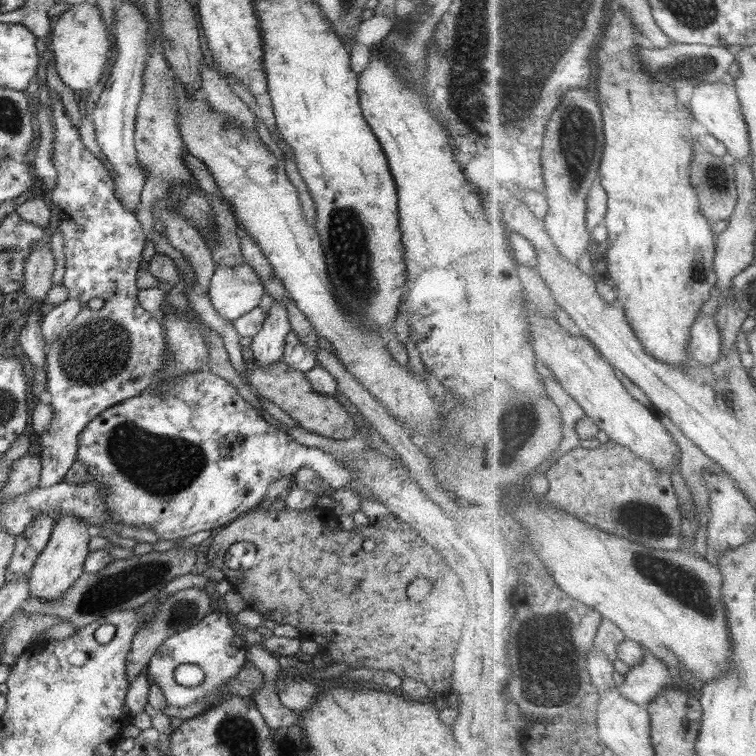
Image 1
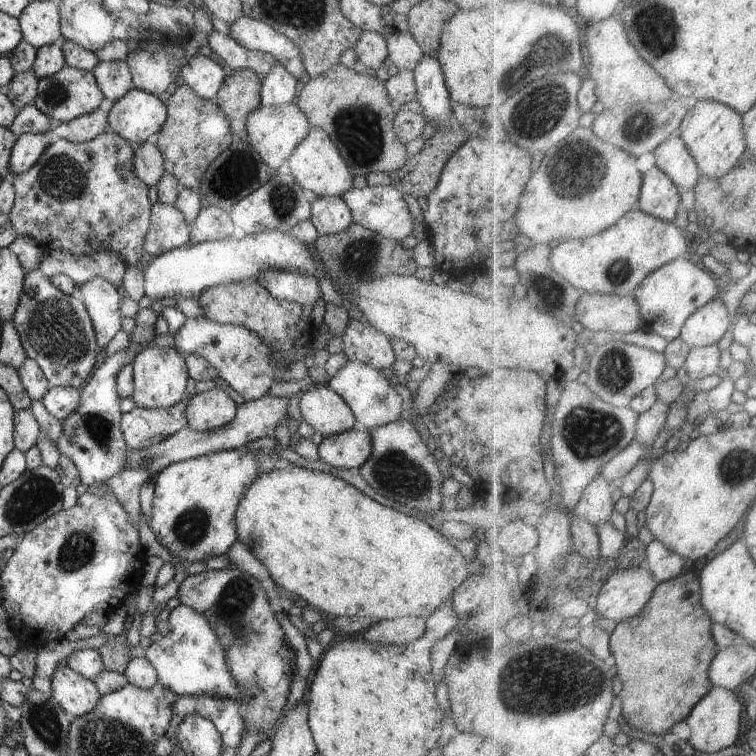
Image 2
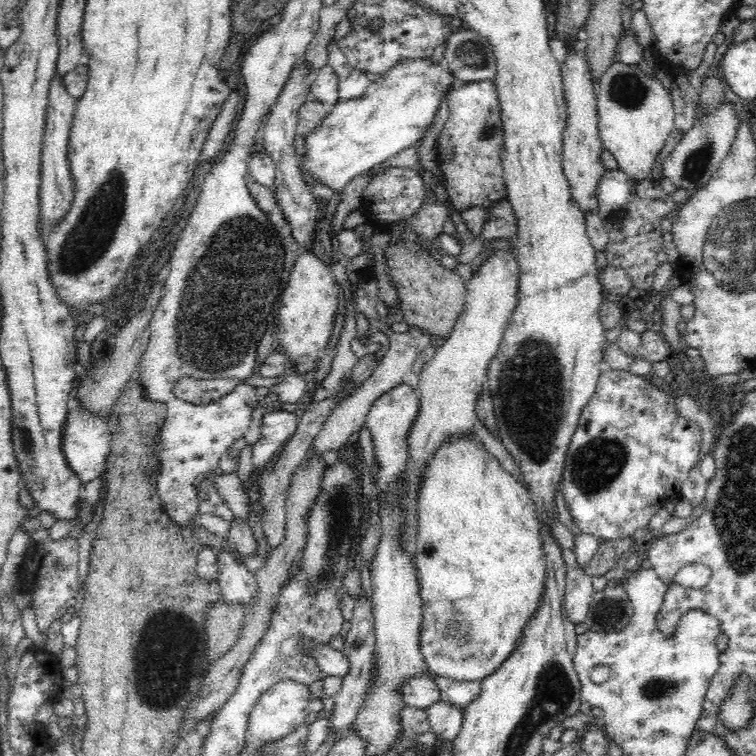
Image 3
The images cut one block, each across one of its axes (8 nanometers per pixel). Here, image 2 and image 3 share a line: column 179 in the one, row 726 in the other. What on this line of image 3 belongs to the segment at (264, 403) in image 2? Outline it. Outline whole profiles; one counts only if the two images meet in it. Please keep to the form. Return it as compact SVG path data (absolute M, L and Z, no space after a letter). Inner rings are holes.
M443 701L430 706L426 710L430 732L434 733L438 740L442 740L445 745L448 745L461 732L463 710Z

